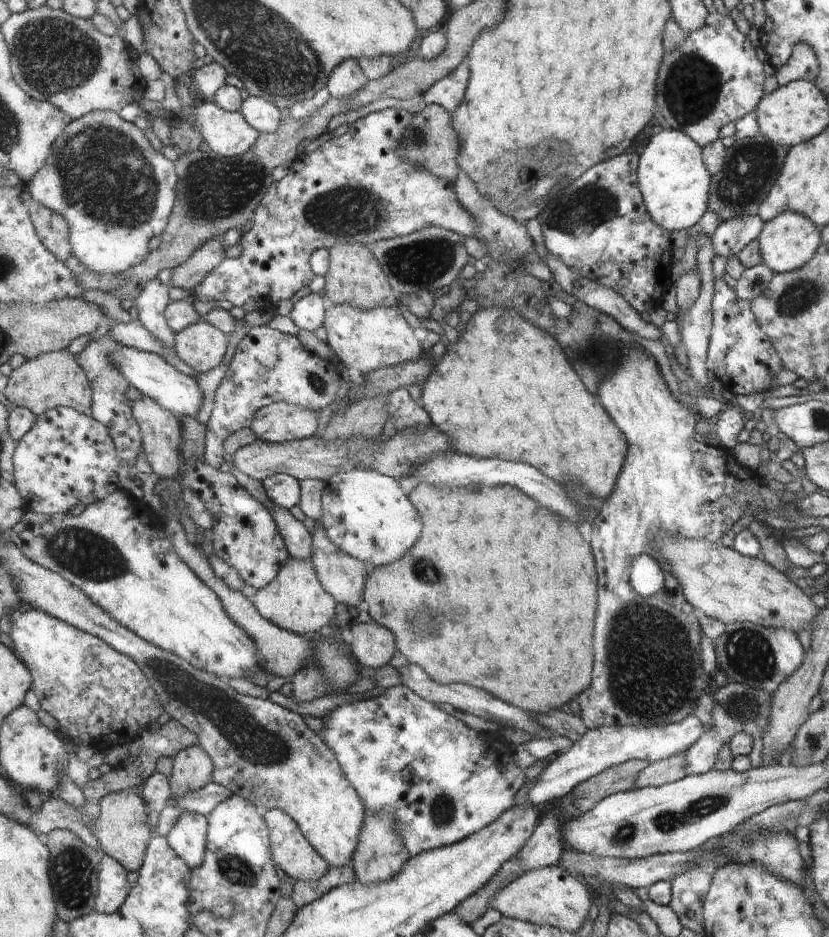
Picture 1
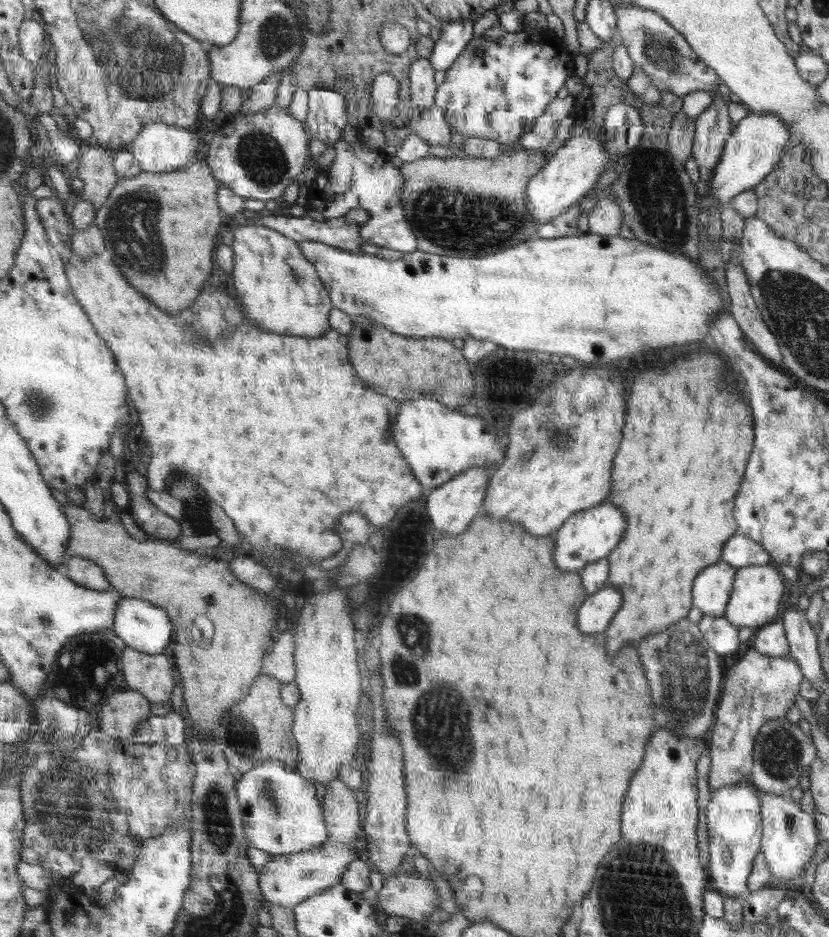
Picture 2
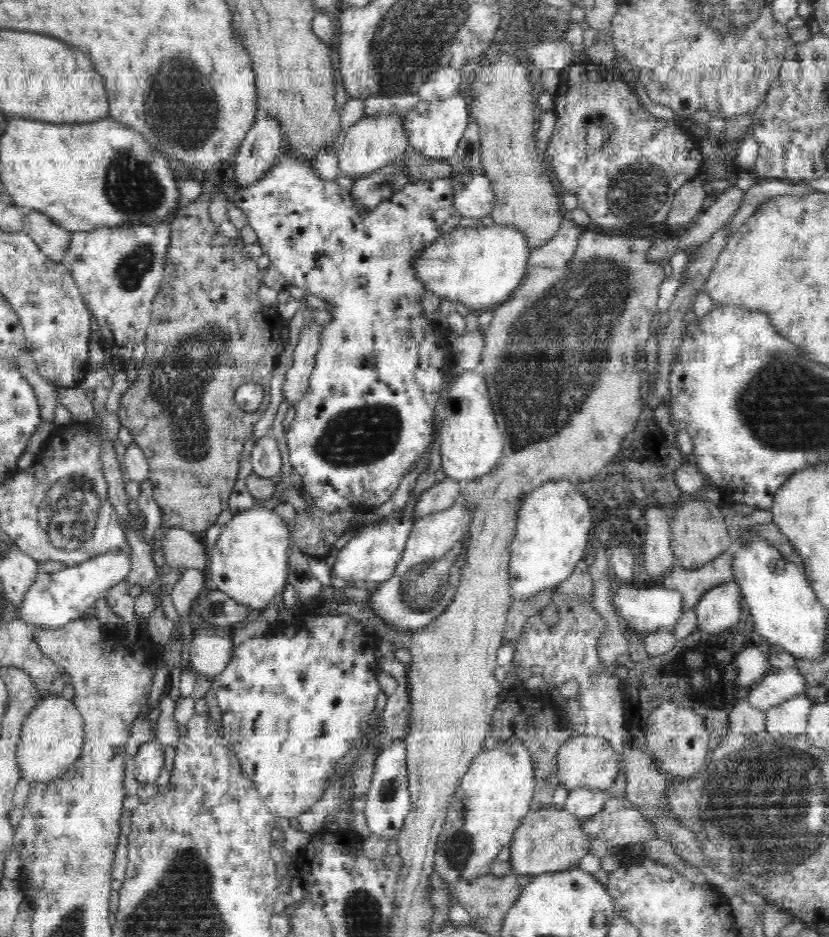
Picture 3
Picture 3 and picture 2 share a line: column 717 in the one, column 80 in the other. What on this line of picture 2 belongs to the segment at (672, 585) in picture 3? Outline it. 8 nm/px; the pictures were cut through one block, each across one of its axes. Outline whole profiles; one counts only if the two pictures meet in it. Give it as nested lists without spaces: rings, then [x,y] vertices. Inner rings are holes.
[[[84,556],[71,557],[66,566],[71,578],[81,586],[100,591],[112,589],[112,582],[107,578],[106,572],[92,559]]]

